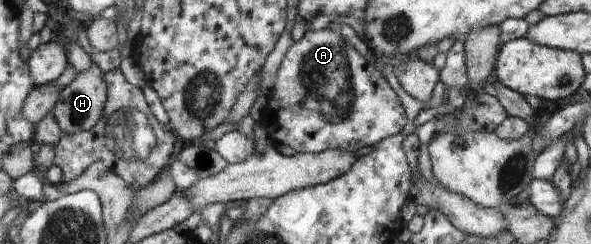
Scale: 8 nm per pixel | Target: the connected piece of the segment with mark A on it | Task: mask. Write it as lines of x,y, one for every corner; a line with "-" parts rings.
331,28
306,29
302,39
288,49
274,86
266,96
267,105
260,122
256,123
256,129
266,132
274,143
290,145
297,152
317,154
331,149
356,152
368,145
376,145
384,138
400,134
408,123
398,95
380,75
380,71
366,63
364,57
342,39
340,31

